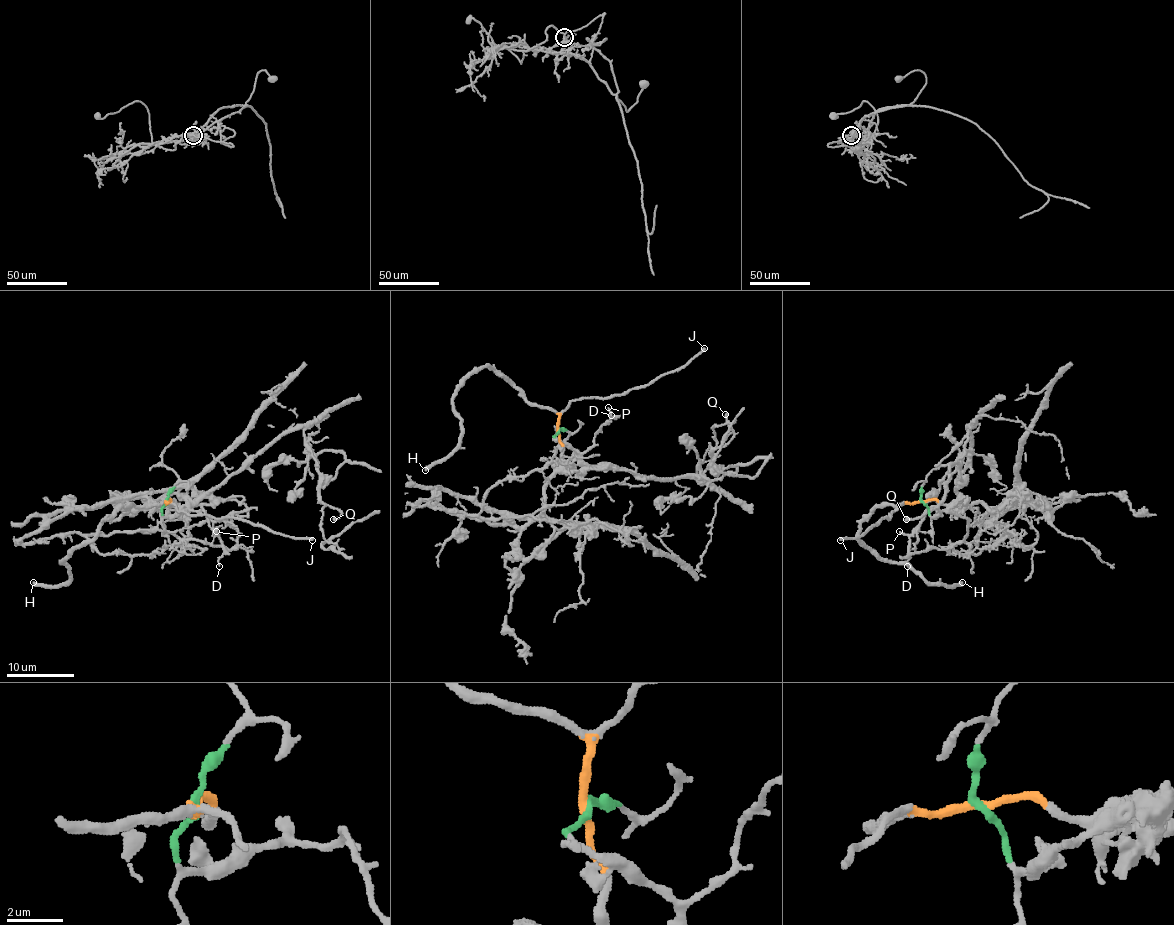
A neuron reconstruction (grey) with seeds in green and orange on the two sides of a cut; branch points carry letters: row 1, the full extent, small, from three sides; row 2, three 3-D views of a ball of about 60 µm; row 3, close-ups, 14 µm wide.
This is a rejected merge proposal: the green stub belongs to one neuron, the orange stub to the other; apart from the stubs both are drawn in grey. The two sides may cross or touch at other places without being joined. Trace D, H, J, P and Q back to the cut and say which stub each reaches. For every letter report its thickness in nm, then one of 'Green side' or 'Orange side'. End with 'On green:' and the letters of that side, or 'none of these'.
D: Thickness 120 nm. Green side
H: Thickness 400 nm. Orange side
J: Thickness 320 nm. Orange side
P: Thickness 160 nm. Green side
Q: Thickness 280 nm. Green side
On green: D, P, Q

